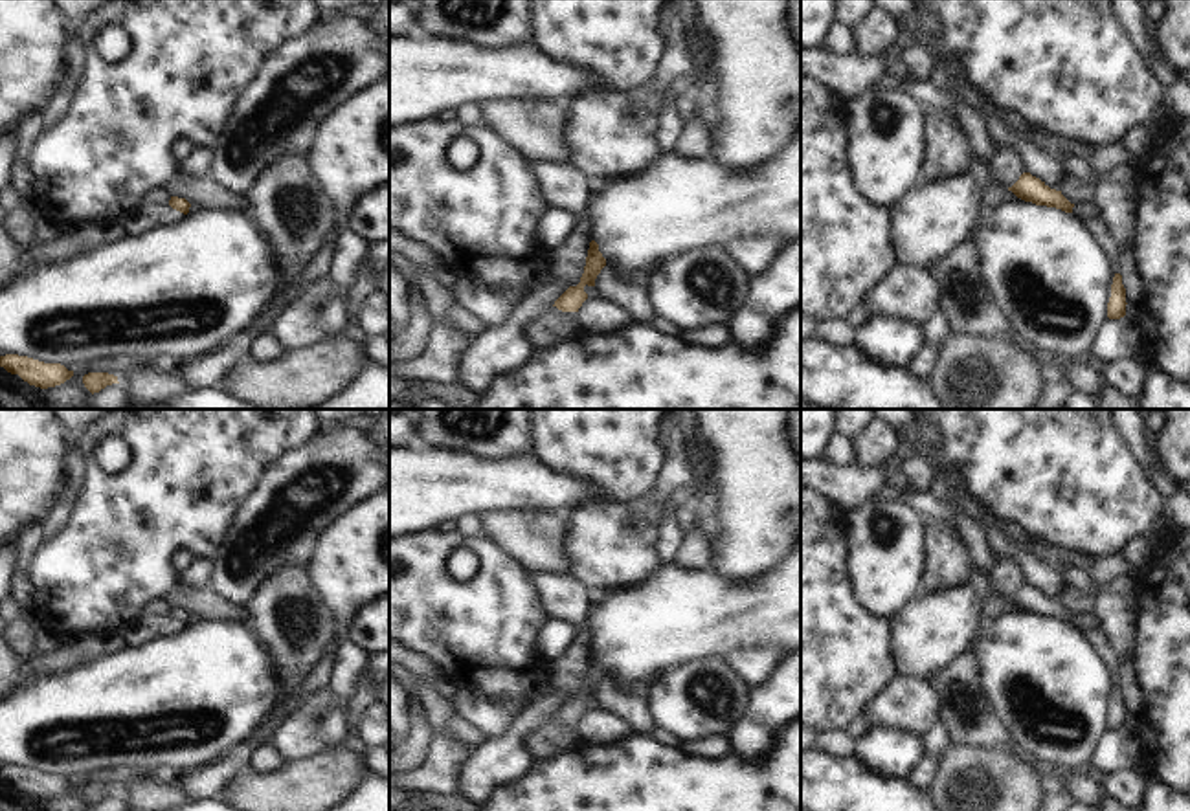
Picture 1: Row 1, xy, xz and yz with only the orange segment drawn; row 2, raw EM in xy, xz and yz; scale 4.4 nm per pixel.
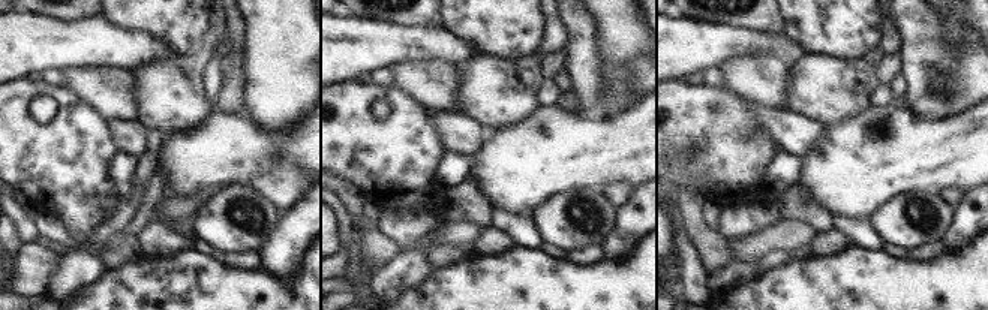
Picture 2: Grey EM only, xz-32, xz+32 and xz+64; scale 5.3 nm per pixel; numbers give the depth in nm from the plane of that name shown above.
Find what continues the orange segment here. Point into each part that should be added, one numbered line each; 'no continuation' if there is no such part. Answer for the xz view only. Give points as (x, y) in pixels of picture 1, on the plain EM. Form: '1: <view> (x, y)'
no continuation

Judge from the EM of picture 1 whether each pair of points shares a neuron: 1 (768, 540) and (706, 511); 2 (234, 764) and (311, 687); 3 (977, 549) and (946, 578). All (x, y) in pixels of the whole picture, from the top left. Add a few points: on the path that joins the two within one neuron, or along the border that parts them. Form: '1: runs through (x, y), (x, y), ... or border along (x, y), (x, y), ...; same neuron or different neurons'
1: border along (711, 476), (722, 522), (722, 534), (711, 544); different neurons
2: runs through (252, 744), (291, 705); same neuron
3: border along (952, 523), (966, 549), (972, 569); different neurons

